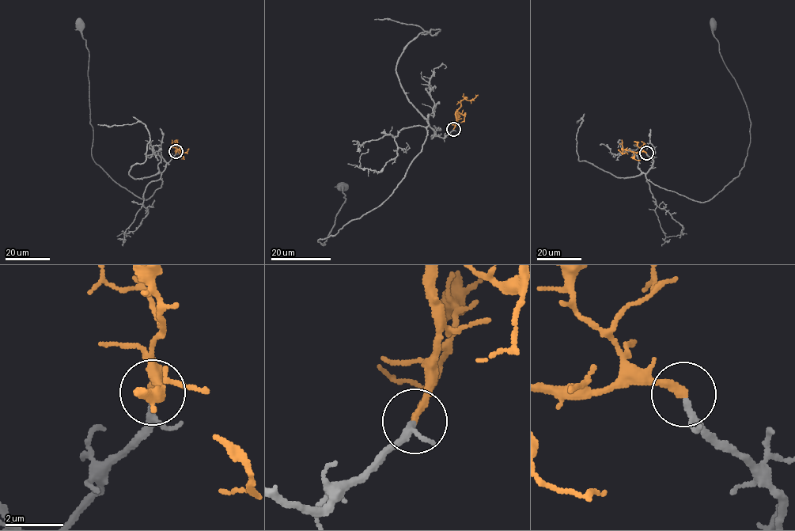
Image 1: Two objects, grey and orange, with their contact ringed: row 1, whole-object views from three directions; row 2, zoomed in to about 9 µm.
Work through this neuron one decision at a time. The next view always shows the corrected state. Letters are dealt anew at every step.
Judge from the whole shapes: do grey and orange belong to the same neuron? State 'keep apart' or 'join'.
join

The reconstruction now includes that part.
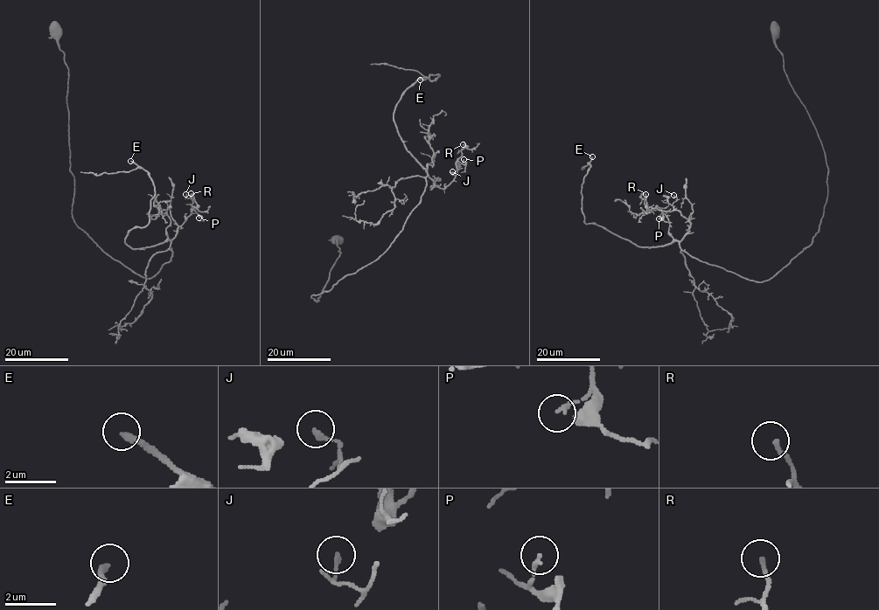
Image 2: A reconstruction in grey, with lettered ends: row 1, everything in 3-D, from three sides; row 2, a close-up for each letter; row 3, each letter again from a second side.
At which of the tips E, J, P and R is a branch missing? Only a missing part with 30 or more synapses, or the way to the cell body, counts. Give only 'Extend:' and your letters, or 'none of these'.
Extend: E

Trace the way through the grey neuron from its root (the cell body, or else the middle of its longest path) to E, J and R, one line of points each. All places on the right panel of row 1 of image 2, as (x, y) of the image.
E: (775, 30), (827, 197), (812, 243), (770, 279), (585, 223), (592, 156)
J: (775, 30), (827, 168), (812, 243), (770, 279), (747, 280), (681, 249), (691, 223), (673, 205), (673, 195)
R: (775, 30), (827, 168), (812, 243), (770, 279), (747, 280), (683, 252), (691, 223), (647, 208), (645, 194)

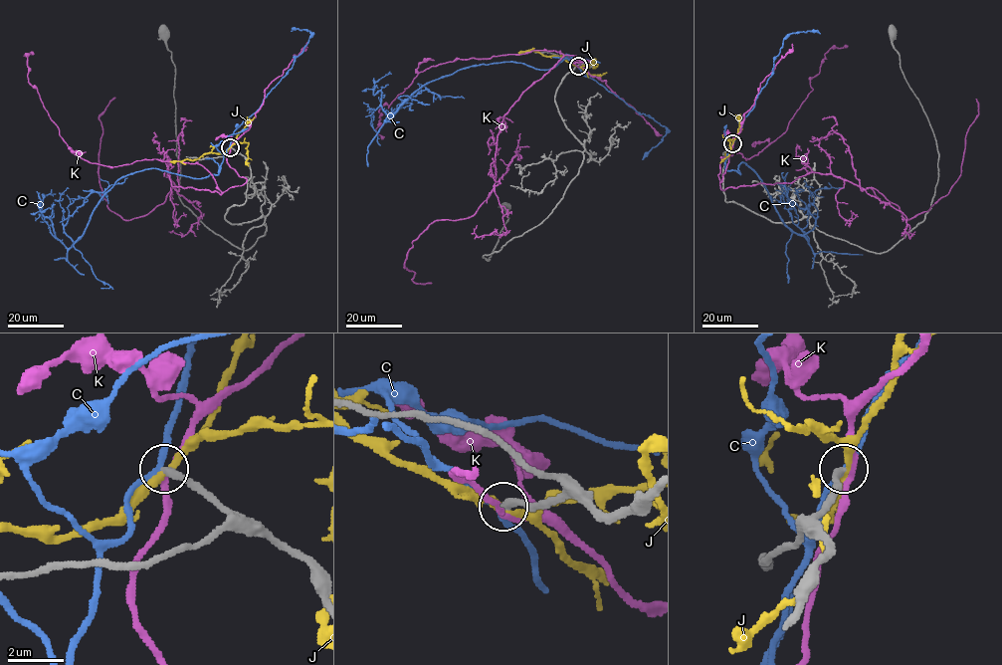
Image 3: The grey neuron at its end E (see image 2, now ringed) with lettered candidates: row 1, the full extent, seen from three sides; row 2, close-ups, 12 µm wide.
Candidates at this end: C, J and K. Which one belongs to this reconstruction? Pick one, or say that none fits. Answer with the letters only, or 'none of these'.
none of these

